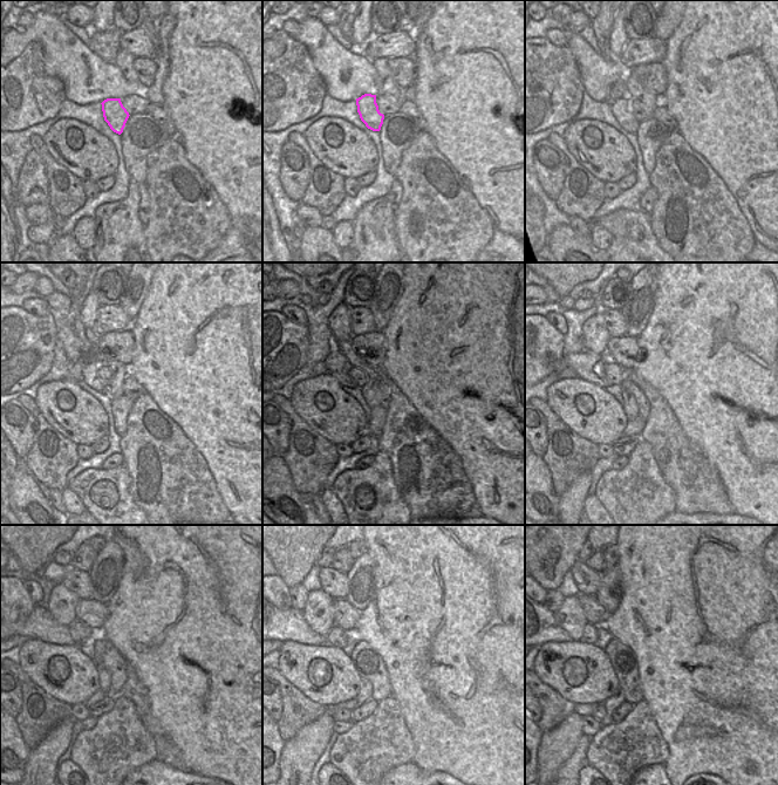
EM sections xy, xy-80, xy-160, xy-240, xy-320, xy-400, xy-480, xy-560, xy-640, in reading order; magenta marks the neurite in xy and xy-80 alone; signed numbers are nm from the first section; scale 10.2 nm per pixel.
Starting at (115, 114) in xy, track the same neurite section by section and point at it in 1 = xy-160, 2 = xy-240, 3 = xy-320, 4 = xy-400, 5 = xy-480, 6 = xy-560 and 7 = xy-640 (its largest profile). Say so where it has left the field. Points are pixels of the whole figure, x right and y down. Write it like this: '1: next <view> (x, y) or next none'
1: next xy-160 (622, 113)
2: next xy-240 (88, 373)
3: next xy-320 (336, 364)
4: next xy-400 (588, 366)
5: next xy-480 (40, 625)
6: next xy-560 (286, 625)
7: next xy-640 (548, 630)

